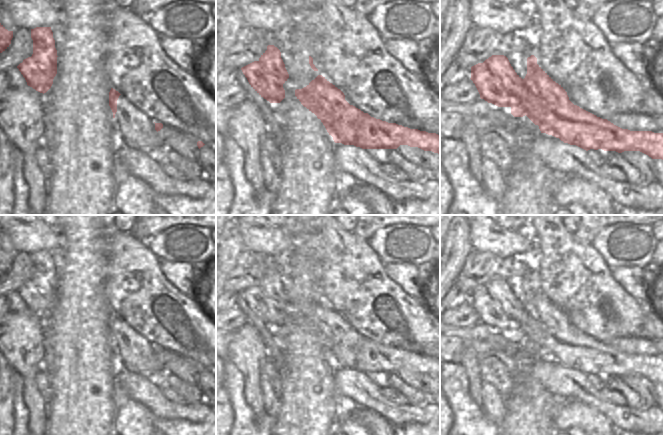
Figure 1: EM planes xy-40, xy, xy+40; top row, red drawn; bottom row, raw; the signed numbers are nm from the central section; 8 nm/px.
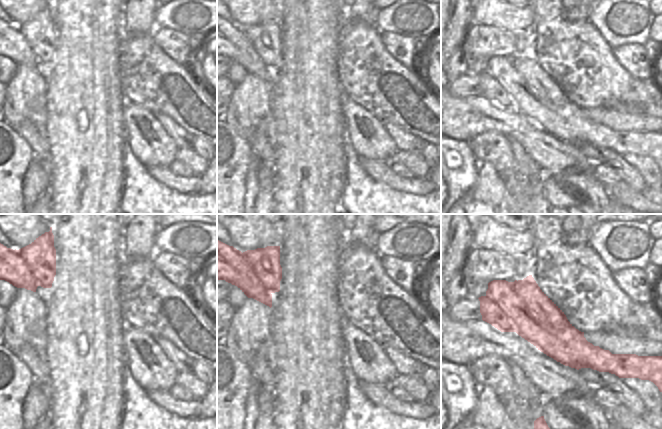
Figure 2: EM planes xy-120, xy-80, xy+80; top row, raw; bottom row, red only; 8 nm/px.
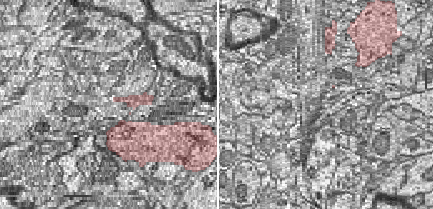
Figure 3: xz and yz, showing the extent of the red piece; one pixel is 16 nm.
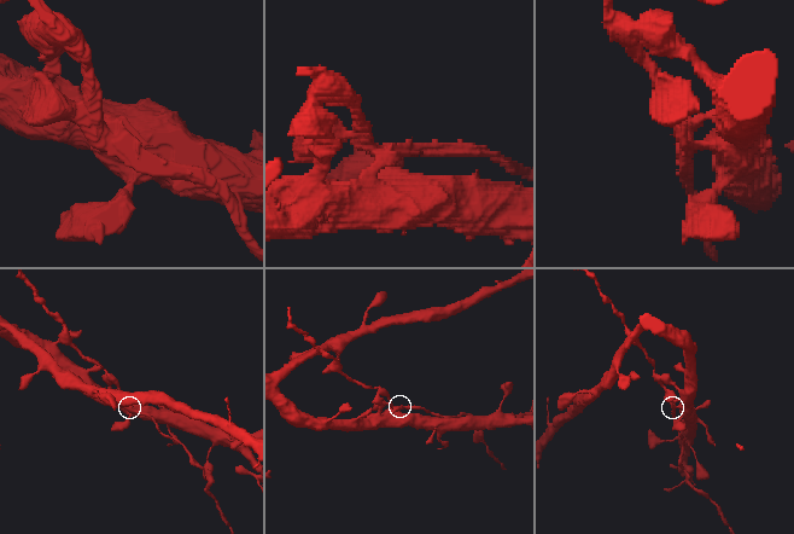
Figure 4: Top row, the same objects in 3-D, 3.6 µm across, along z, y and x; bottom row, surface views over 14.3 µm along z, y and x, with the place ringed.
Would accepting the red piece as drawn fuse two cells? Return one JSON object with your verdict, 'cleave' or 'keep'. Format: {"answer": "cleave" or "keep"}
{"answer": "cleave"}

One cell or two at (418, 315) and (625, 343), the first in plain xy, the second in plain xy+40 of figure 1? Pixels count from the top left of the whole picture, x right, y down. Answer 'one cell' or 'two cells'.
two cells

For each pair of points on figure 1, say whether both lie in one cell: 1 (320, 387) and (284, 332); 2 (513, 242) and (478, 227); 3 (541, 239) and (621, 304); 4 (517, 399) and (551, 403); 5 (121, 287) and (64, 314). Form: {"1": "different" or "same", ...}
{"1": "same", "2": "same", "3": "same", "4": "same", "5": "different"}

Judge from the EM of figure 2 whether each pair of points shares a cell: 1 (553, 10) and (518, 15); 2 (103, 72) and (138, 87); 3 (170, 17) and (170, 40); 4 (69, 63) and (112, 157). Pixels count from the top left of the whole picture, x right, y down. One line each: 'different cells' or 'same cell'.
1: different cells
2: different cells
3: different cells
4: same cell

